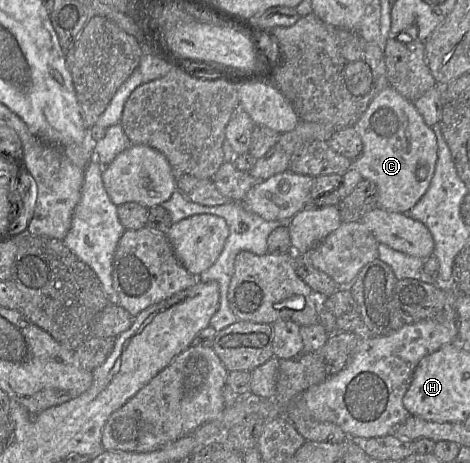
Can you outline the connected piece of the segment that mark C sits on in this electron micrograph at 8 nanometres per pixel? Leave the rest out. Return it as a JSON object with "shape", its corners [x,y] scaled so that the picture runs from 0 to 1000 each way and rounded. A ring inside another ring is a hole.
{"shape":[[[823,184],[753,268],[772,309],[768,335],[751,348],[772,387],[794,393],[804,413],[802,445],[817,454],[866,460],[915,402],[932,341],[928,294],[879,220]]]}

